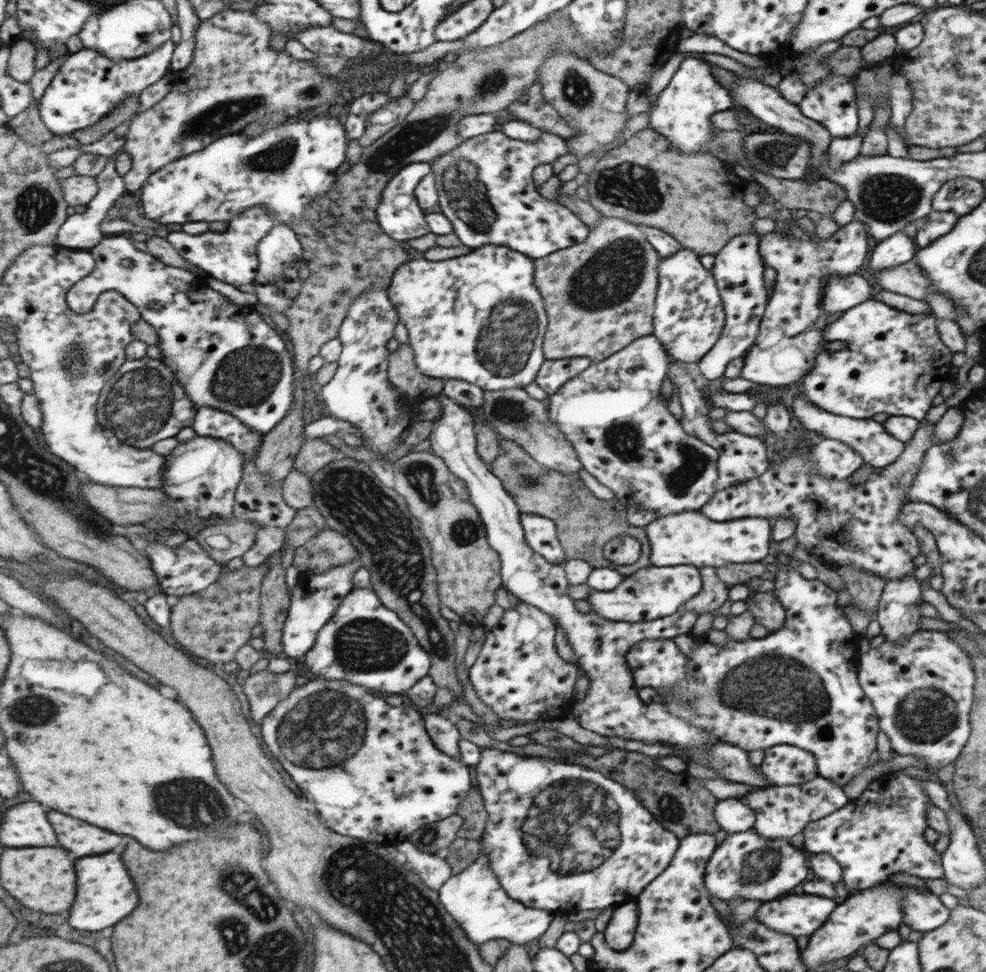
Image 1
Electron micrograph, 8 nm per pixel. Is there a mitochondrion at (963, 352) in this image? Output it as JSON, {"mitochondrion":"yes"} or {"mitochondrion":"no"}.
{"mitochondrion":"no"}

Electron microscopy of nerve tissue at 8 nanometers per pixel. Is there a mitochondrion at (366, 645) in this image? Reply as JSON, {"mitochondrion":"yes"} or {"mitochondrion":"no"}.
{"mitochondrion":"yes"}

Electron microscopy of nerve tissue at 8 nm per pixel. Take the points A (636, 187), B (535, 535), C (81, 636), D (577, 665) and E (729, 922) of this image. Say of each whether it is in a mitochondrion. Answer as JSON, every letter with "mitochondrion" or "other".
{"A":"mitochondrion","B":"other","C":"other","D":"other","E":"other"}

